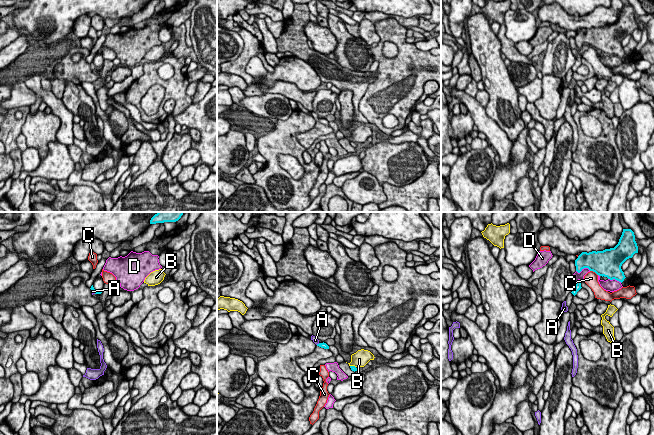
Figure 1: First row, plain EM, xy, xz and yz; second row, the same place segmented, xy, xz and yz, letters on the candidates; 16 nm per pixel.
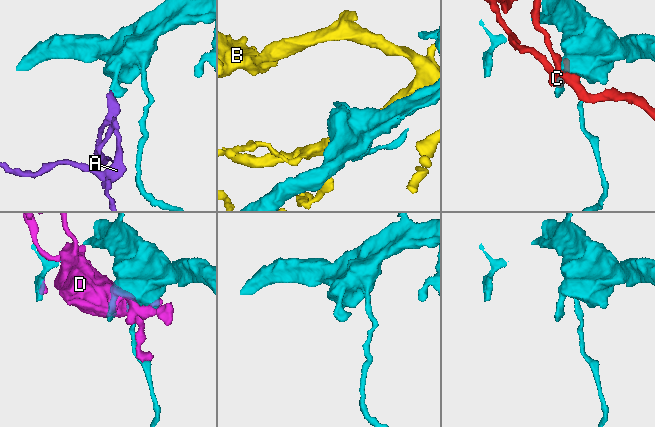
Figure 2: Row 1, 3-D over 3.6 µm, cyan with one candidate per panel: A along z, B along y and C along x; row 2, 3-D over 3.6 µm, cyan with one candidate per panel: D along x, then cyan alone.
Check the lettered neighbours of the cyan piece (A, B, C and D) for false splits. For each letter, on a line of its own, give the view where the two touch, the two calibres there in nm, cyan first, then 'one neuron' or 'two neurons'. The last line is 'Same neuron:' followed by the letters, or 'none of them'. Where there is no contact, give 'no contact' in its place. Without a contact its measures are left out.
A: xy | 60/50 nm | one neuron
B: xz | 90/260 nm | two neurons
C: yz | 440/220 nm | two neurons
D: yz | 320/130 nm | two neurons
Same neuron: A

